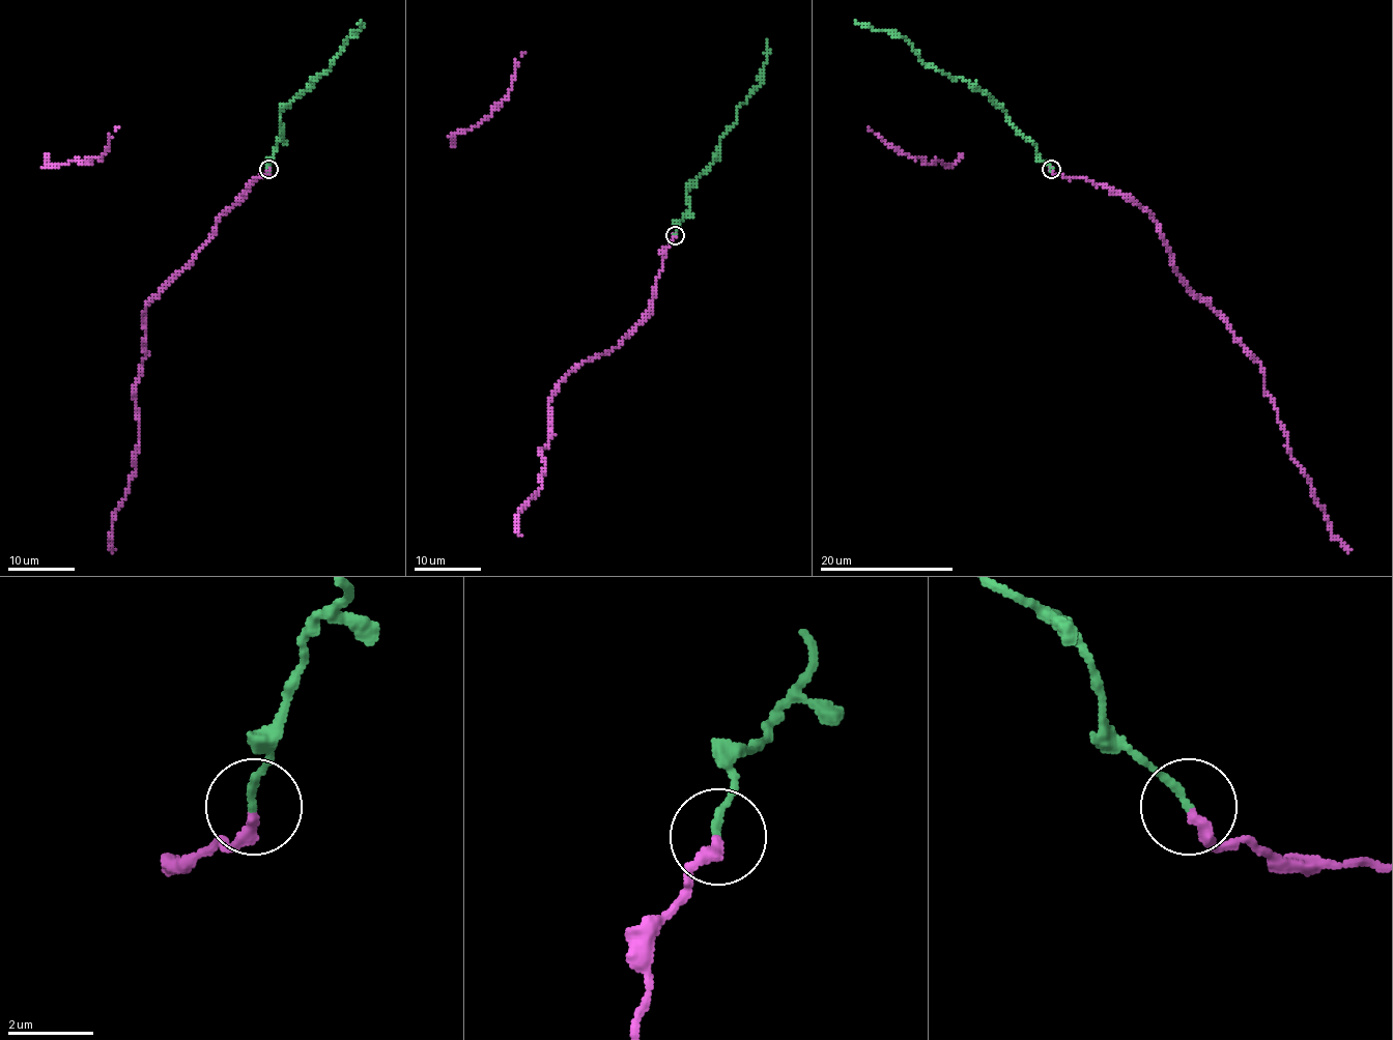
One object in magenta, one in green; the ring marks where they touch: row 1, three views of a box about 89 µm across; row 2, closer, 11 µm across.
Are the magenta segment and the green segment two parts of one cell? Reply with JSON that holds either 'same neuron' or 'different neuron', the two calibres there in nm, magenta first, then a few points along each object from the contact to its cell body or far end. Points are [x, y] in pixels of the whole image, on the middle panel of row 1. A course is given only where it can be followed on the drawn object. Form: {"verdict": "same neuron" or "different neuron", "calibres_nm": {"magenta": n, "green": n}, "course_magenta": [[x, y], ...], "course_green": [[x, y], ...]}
{"verdict": "same neuron", "calibres_nm": {"magenta": 240, "green": 180}, "course_magenta": [[675, 234], [652, 312], [549, 402], [552, 435], [521, 535]], "course_green": [[675, 234], [688, 209], [687, 190], [710, 166], [737, 107], [759, 84], [767, 38]]}

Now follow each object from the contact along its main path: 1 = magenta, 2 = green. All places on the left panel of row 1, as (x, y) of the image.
1: (268, 168), (143, 314), (146, 356), (133, 393), (138, 452), (115, 512), (115, 550)
2: (268, 168), (276, 145), (282, 138), (281, 111), (330, 67), (338, 53), (361, 29), (361, 21)

